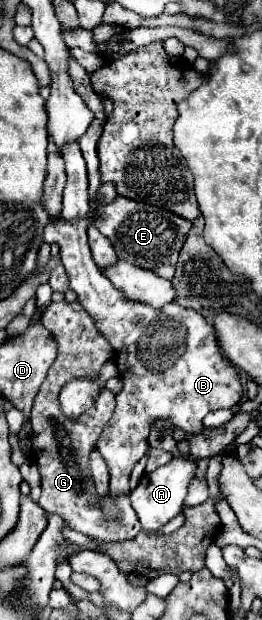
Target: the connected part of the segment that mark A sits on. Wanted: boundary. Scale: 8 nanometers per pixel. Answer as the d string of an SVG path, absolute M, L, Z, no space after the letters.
M175 458L163 468L145 474L139 482L139 486L131 492L131 506L141 522L141 528L145 532L157 532L161 526L165 526L173 516L177 516L183 508L183 500L187 496L189 482L195 476L195 458Z

